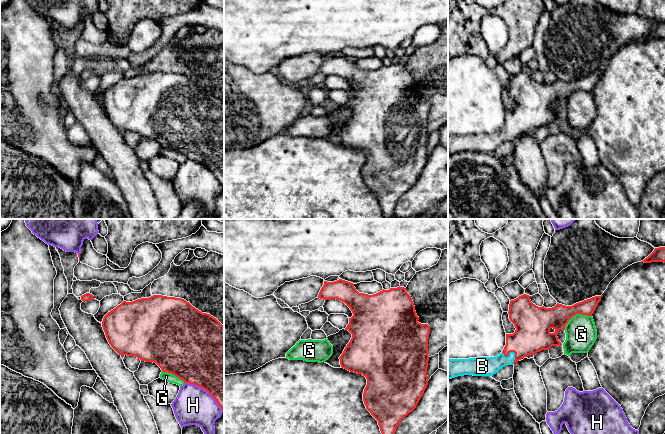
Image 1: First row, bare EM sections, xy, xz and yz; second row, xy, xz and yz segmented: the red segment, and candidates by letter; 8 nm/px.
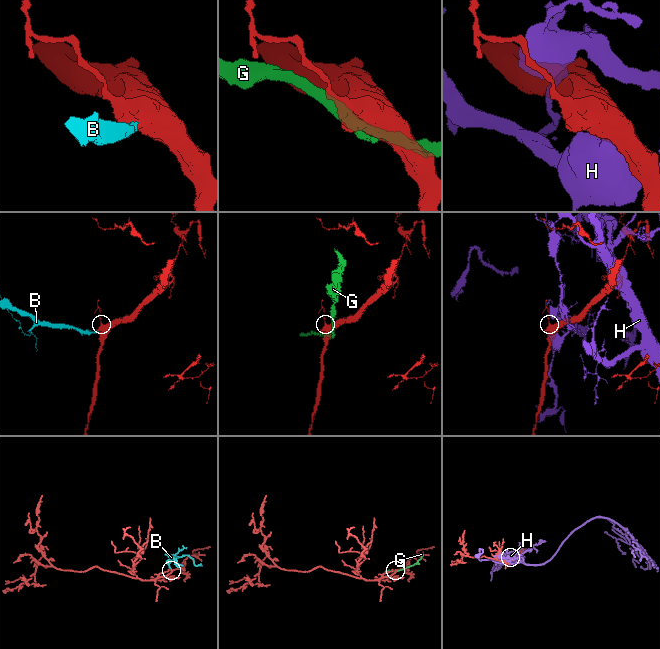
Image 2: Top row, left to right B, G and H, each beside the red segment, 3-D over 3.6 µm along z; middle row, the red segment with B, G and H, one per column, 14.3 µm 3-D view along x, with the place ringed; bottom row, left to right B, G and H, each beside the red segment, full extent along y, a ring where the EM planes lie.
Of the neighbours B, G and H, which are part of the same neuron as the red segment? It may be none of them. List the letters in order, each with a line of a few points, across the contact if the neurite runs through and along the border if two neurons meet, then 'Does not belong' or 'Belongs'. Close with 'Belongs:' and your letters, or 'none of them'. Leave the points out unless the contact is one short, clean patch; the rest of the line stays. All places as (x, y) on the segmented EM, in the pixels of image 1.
B: Line: yz (532, 334), (512, 351), (504, 359), (485, 366). Belongs
G: Does not belong
H: Does not belong
Belongs: B

